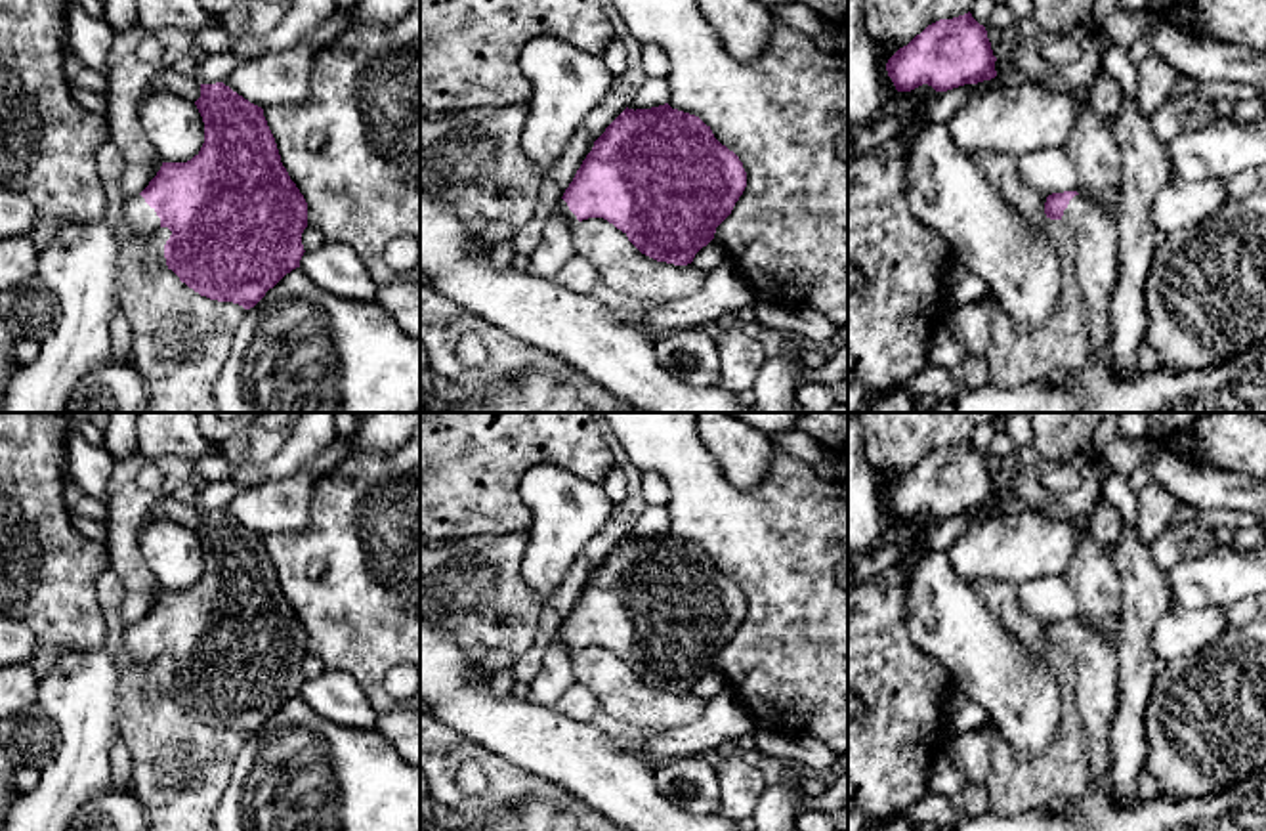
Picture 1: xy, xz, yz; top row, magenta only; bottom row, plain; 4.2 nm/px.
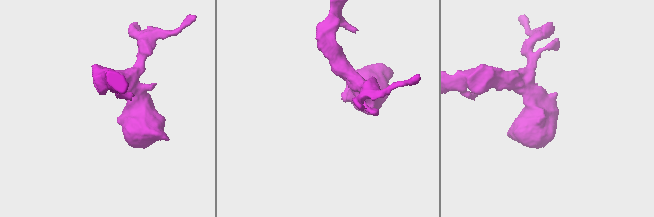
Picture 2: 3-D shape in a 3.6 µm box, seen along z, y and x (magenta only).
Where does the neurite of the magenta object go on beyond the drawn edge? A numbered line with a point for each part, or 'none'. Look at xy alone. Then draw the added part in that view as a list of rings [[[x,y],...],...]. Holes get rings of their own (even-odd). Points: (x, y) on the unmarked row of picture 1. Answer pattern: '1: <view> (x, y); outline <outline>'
1: xy (140, 646); outline [[[141,623],[126,627],[122,644],[126,655],[136,663],[151,663],[160,657],[160,646],[155,636],[151,636]]]

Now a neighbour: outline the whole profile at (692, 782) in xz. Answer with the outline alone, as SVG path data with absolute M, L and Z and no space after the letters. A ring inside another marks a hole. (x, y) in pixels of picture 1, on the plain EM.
M686 756L655 770L655 783L661 795L691 814L720 812L722 791L714 758Z

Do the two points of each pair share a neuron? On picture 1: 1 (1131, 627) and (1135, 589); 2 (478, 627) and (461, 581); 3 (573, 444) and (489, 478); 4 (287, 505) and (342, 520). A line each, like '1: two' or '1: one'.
1: one
2: one
3: one
4: two

